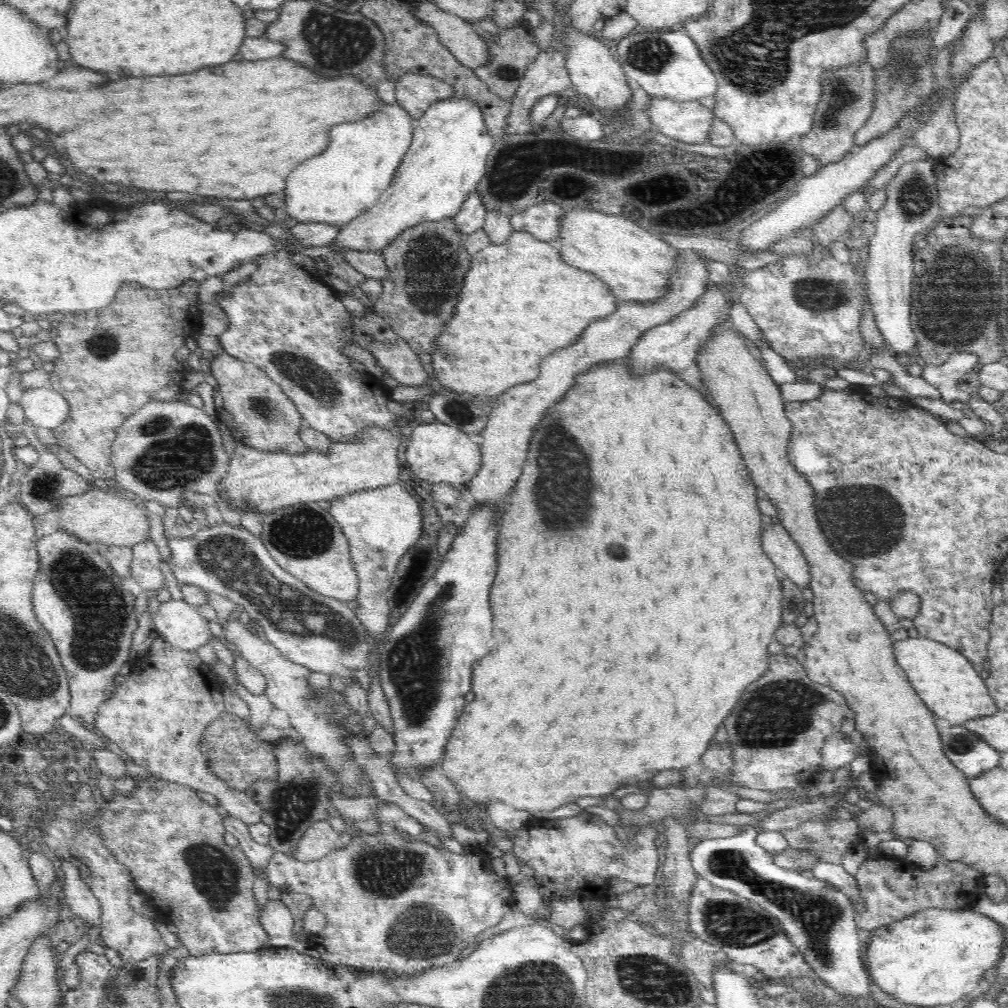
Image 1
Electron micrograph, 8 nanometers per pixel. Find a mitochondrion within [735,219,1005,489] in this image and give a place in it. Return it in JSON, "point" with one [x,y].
{"point":[951,310]}

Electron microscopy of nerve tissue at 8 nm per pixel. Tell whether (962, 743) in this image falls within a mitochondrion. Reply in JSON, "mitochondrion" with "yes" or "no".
{"mitochondrion":"yes"}

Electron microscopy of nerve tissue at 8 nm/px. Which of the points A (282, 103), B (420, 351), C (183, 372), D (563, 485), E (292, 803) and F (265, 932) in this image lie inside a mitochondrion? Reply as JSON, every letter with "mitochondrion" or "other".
{"A":"other","B":"other","C":"other","D":"mitochondrion","E":"mitochondrion","F":"other"}

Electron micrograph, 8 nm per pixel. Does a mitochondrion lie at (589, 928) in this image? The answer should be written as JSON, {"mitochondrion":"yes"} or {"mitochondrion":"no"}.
{"mitochondrion":"no"}

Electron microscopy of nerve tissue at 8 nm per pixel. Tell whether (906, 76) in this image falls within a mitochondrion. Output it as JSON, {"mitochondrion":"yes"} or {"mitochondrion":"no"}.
{"mitochondrion":"yes"}

